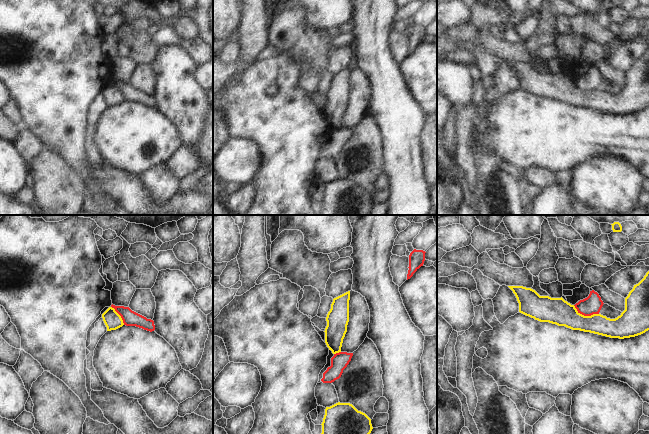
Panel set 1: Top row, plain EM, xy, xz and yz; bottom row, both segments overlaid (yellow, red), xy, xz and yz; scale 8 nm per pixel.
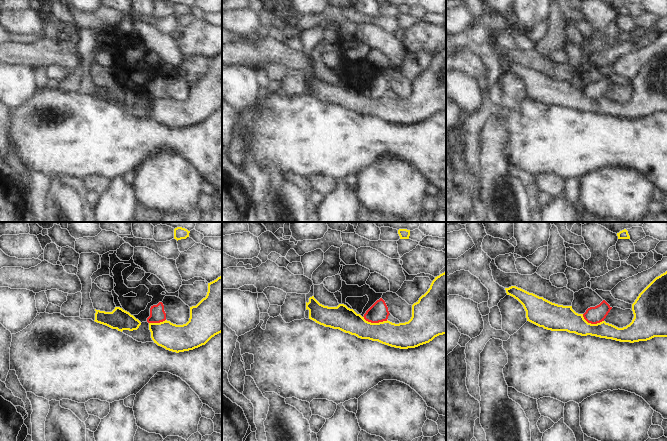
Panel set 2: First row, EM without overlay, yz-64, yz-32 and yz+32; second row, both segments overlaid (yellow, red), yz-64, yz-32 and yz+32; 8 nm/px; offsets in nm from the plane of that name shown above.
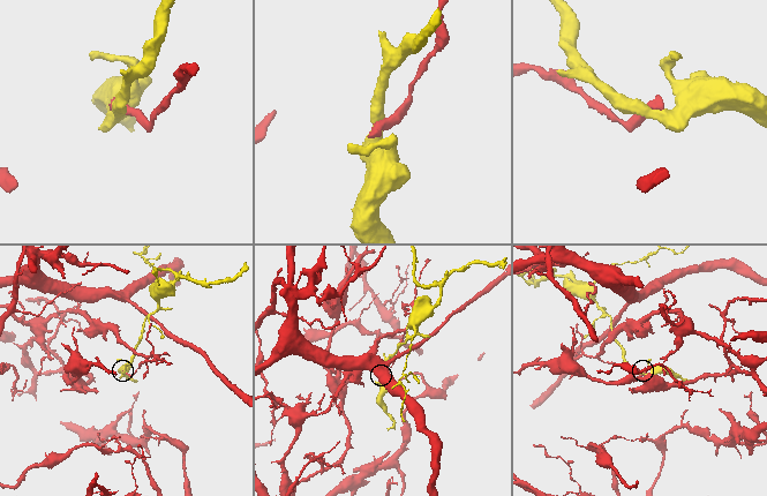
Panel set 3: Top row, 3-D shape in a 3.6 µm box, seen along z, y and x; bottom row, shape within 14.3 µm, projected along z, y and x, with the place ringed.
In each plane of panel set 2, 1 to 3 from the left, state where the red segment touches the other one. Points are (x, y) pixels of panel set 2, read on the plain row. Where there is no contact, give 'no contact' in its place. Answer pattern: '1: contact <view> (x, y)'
1: contact yz-64 (157, 99)
2: contact yz-32 (375, 99)
3: contact yz+32 (592, 100)

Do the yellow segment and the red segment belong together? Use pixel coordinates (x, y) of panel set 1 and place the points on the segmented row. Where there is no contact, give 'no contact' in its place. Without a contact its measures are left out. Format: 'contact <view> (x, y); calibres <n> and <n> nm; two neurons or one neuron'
contact yz (585, 316); calibres 220 and 150 nm; two neurons

